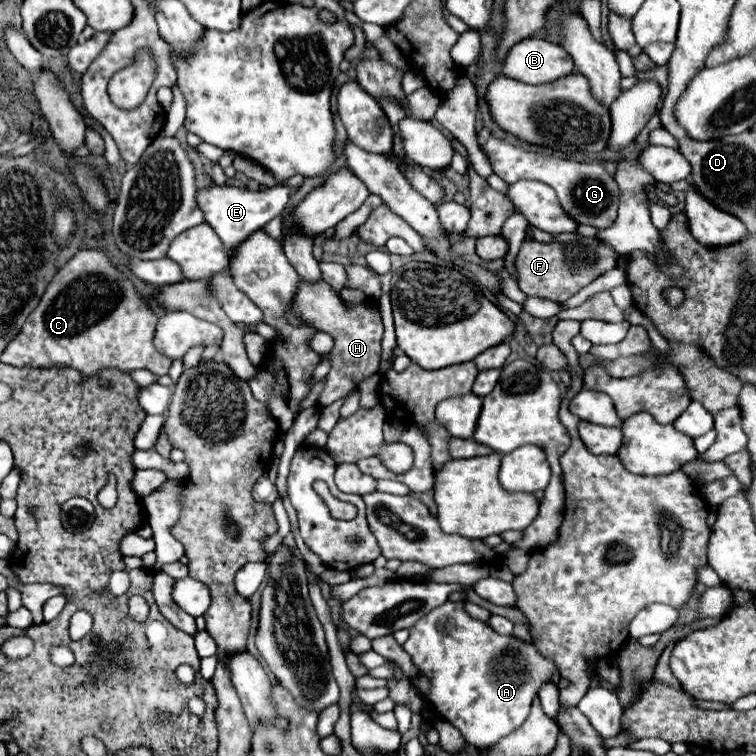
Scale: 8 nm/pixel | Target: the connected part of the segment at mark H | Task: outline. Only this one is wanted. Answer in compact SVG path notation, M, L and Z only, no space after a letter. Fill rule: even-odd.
M300 281L300 289L296 291L296 301L292 301L292 313L288 313L288 321L294 325L312 325L316 331L324 331L332 335L334 347L328 353L330 371L326 375L326 385L318 397L320 407L328 407L330 403L352 393L358 383L378 371L380 355L382 355L382 335L384 325L382 317L376 311L372 301L364 301L356 307L346 307L338 293L326 281Z

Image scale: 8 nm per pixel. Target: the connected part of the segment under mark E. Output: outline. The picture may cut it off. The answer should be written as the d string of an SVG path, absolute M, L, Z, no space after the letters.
M210 185L210 187L200 189L200 193L196 193L196 205L200 205L200 211L204 213L206 223L222 239L226 253L230 253L248 235L262 229L270 219L274 219L276 215L280 215L284 211L290 191L292 189L284 187L284 185L276 185L272 189L262 189L262 191L240 189L234 185Z

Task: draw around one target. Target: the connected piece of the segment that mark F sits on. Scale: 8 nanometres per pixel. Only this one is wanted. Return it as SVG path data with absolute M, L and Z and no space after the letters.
M560 233L554 243L524 241L514 265L518 271L518 285L528 297L566 301L582 287L592 283L598 275L616 267L616 253L596 237L586 239L578 237L578 233Z

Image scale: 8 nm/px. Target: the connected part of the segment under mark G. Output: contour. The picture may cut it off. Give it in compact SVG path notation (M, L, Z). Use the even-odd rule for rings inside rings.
M490 135L488 141L480 149L488 157L492 171L498 177L502 179L542 179L546 185L550 185L556 191L564 211L578 225L592 225L596 229L606 229L616 221L620 189L616 185L616 179L606 171L602 163L580 163L580 161L570 161L570 159L526 151L524 147L510 145L508 141L498 139L496 135Z

